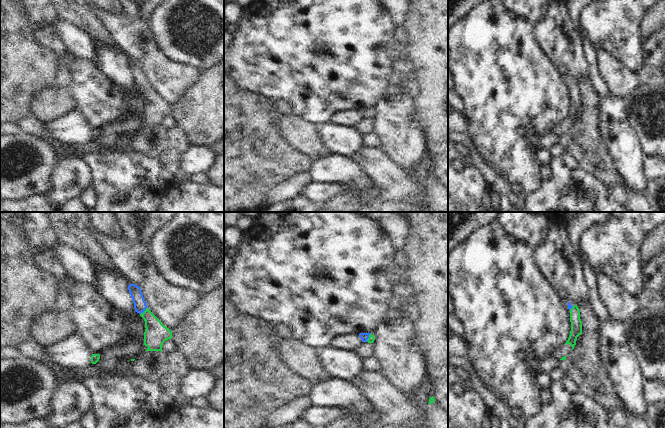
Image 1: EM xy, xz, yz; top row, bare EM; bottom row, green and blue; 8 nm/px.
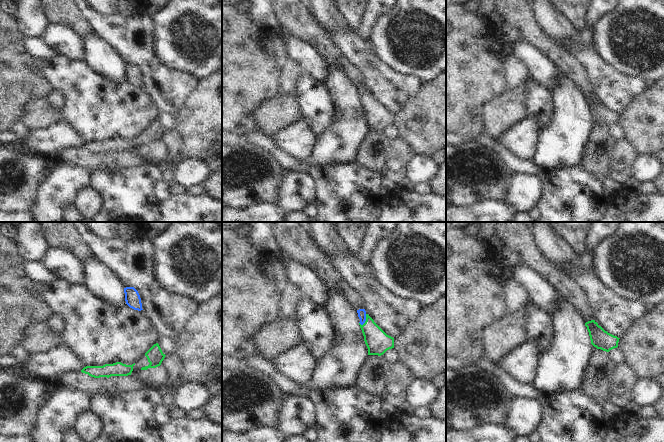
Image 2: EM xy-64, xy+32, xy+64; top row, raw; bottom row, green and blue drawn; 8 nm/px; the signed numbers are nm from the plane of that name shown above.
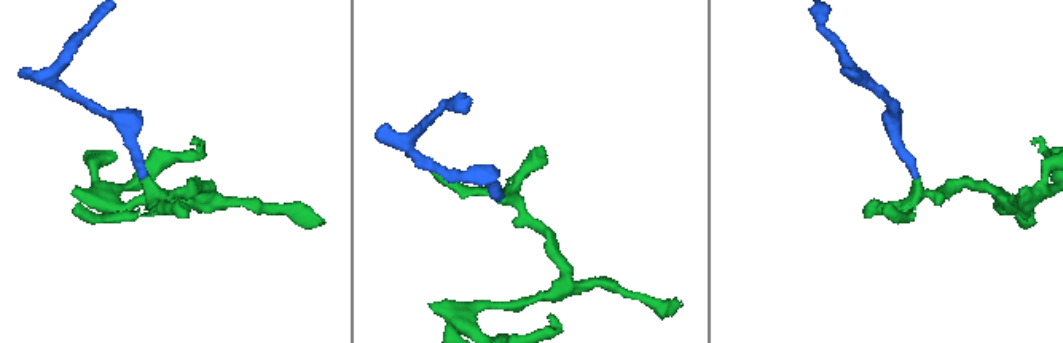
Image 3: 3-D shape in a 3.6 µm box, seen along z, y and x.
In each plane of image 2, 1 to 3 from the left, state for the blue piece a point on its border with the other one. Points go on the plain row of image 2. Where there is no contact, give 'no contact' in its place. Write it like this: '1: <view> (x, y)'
1: no contact
2: xy+32 (366, 96)
3: no contact

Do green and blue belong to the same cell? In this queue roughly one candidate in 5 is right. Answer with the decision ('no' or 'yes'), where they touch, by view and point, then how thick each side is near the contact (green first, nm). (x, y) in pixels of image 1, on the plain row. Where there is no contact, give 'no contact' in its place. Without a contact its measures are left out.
yes | xy (144, 87) | 180/100 nm

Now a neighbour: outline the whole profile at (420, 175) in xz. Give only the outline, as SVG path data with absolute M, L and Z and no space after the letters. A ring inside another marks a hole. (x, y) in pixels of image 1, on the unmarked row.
M426 151L418 160L417 167L406 172L407 176L418 185L425 185L429 181L429 175L433 172L434 164L431 154Z

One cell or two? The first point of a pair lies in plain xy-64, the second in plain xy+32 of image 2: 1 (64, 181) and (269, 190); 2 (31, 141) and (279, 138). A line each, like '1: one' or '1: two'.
1: two
2: one

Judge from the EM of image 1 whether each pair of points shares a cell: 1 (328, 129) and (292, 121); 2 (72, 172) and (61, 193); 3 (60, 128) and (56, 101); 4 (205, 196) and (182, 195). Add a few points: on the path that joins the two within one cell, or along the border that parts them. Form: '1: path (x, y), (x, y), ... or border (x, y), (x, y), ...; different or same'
1: border (317, 131), (321, 142), (330, 151); different
2: path (69, 177), (61, 188); same
3: border (72, 110), (42, 123); different
4: path (199, 196), (188, 196); same

